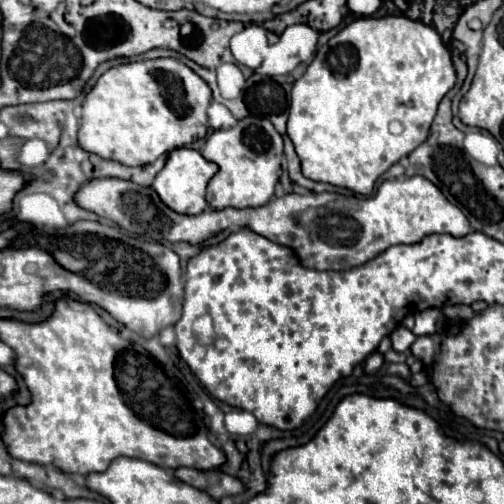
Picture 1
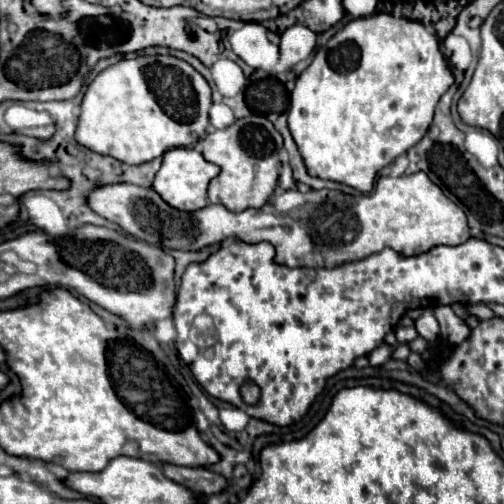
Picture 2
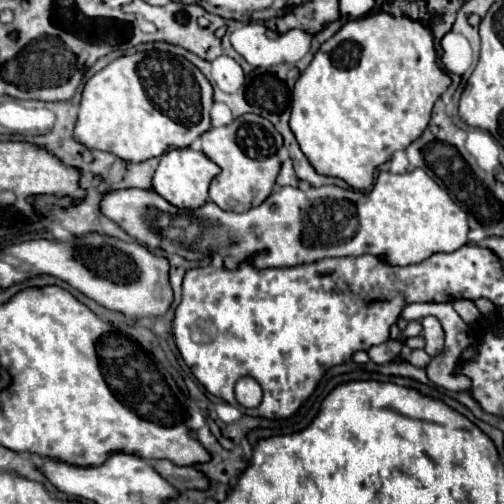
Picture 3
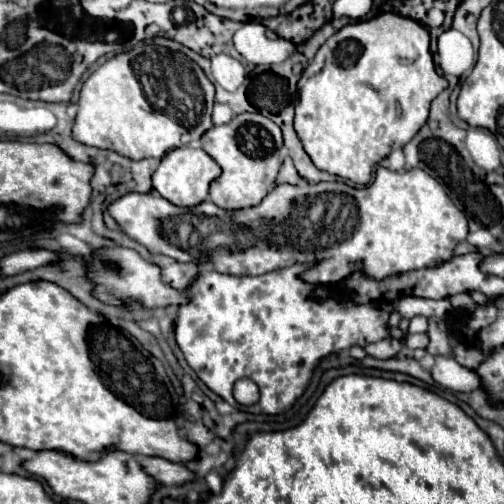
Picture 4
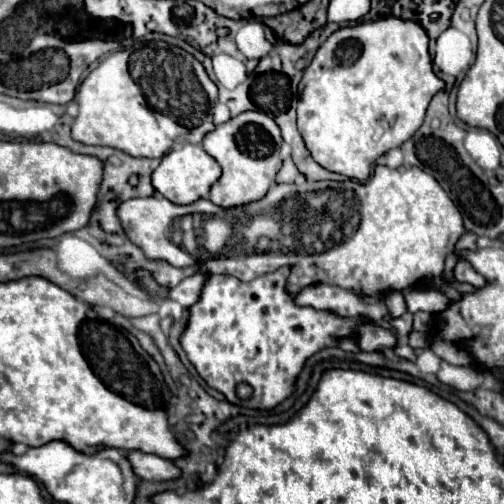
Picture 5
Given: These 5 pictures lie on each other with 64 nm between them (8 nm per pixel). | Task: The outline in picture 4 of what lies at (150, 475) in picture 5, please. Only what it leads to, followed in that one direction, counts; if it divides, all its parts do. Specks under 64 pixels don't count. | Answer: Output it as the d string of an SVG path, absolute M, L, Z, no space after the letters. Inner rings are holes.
M140 458L140 464L144 470L164 486L182 486L186 482L194 480L194 472L188 470L184 464L174 464L164 458Z

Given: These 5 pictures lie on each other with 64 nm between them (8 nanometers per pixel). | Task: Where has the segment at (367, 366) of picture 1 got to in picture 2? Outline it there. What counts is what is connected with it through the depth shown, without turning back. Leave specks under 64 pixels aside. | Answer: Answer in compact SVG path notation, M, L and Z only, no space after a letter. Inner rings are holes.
M382 344L382 346L380 346L380 348L376 348L376 350L372 350L372 352L368 354L370 366L372 366L372 368L382 366L382 364L390 358L390 352L392 352L392 346L386 346L386 344Z

